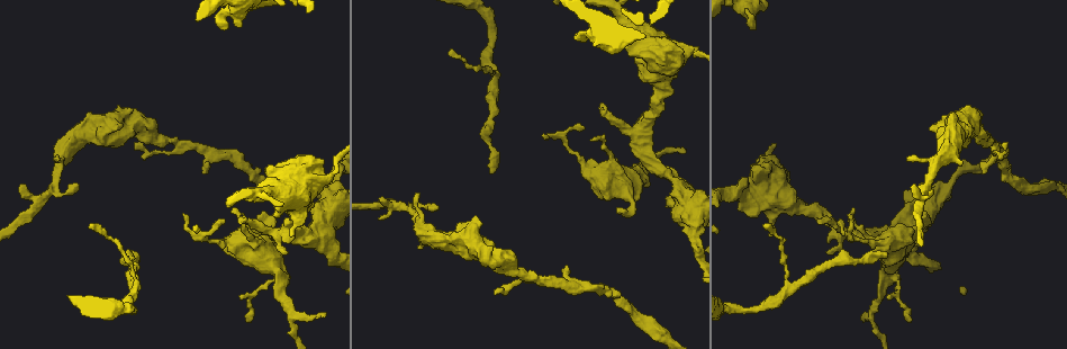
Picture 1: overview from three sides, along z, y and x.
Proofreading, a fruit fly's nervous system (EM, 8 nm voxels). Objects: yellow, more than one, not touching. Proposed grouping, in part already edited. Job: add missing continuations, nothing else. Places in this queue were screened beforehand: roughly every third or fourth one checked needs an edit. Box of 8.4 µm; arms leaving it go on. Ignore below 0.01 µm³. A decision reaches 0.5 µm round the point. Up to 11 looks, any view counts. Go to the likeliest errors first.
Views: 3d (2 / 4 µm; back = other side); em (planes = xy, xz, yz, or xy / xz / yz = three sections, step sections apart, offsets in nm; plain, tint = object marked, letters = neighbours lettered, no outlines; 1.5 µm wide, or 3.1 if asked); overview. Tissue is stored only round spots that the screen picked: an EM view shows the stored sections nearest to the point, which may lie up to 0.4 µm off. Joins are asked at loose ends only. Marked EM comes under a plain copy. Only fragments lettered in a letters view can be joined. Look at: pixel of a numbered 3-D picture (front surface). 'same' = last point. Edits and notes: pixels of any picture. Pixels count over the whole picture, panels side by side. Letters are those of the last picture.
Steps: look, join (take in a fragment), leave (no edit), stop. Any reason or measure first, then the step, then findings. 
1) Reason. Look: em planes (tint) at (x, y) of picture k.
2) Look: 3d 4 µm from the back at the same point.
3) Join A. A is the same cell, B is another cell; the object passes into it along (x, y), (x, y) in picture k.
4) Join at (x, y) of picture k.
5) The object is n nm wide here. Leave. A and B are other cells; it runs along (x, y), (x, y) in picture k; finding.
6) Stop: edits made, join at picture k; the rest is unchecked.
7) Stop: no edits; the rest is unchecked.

Tapers out. Look: 3d 2 µm at (885, 257) of picture 1.

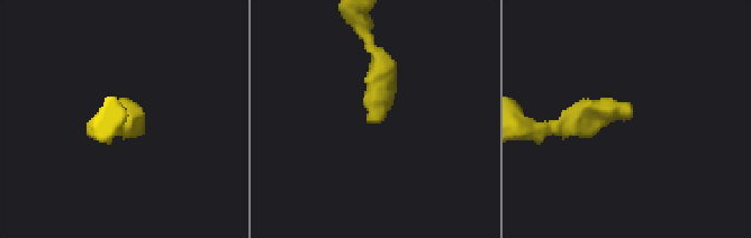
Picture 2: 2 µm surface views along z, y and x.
Need the tissue. Look: em yz step 8 (tint) at (375, 121) of picture 2.

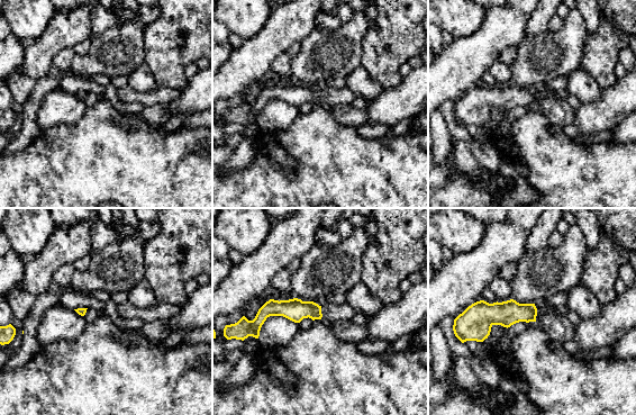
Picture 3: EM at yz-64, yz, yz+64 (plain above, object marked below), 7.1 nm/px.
Another direction. Look: em planes (letters) at the same point.

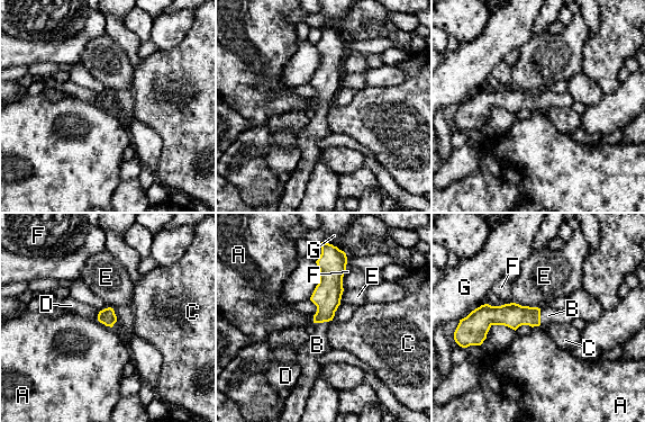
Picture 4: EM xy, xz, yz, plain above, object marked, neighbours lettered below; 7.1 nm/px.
The object is 120 nm wide here. Join B. B is the same cell, A, C, D, E, F and G are other cells; it goes on there.

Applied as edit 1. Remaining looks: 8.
Look: overview.

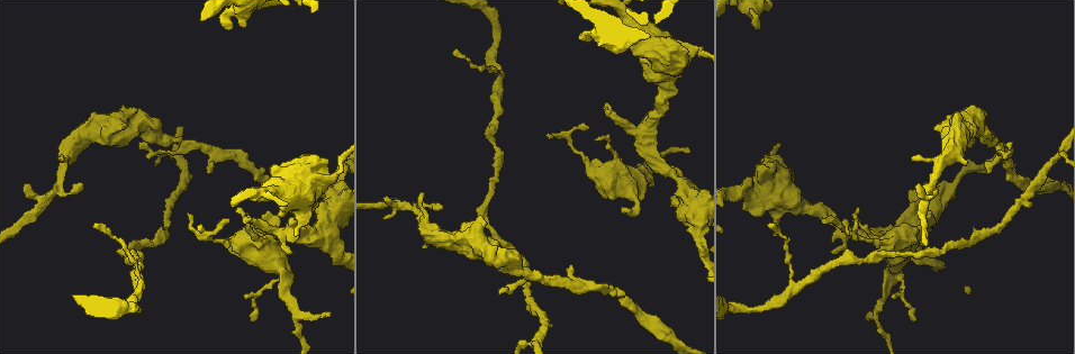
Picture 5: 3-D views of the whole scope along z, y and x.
Branch stops here. Look: em xz step 8 (letters) at (605, 102) of picture 5.

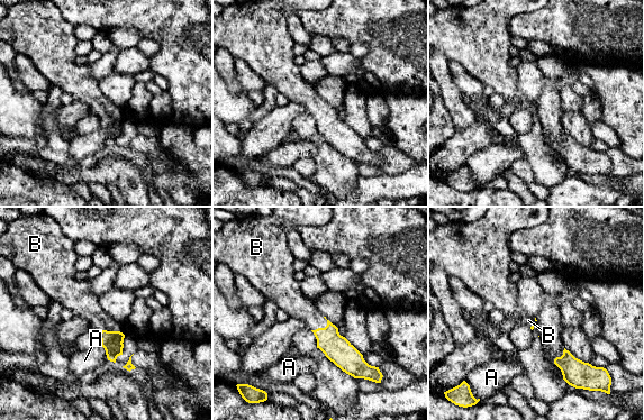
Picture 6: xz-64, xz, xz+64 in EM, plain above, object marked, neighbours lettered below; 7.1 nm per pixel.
Cut it another way. Look: em planes (letters) at the same point.

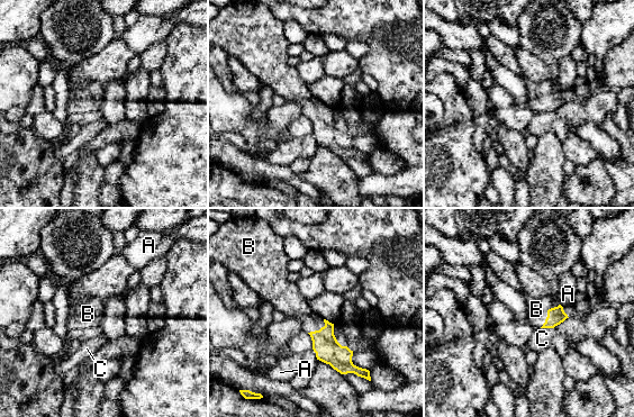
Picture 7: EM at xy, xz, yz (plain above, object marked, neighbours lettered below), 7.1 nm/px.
The object is 100 nm wide here. Join B. B is the same cell, A and C are other cells; the object passes into it along (555, 316), (548, 314), (536, 309) in picture 7; the cell continues.

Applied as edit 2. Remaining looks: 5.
Free end. Look: 3d 2 µm at (756, 29) of picture 5.

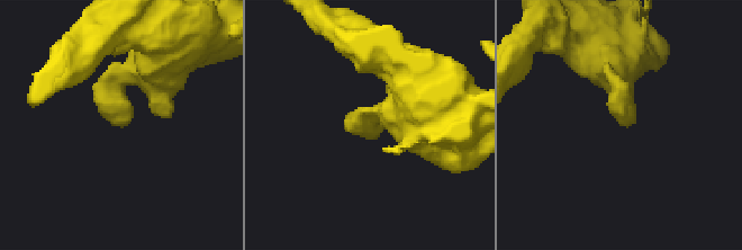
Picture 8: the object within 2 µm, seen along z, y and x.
Look: em xy step 8 (tint) at (368, 127) of picture 8.

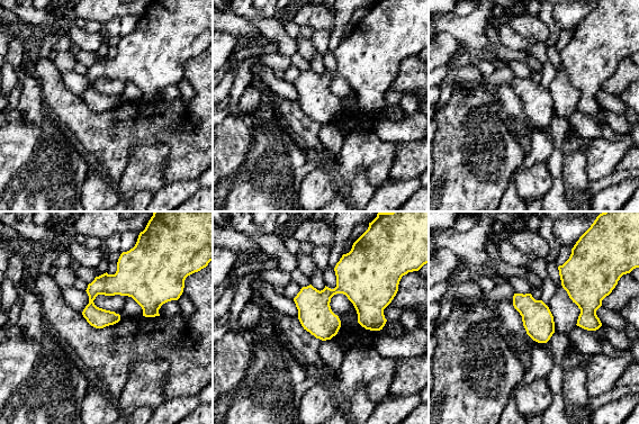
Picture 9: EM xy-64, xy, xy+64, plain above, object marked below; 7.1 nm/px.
Look: em planes (letters) at the same point.

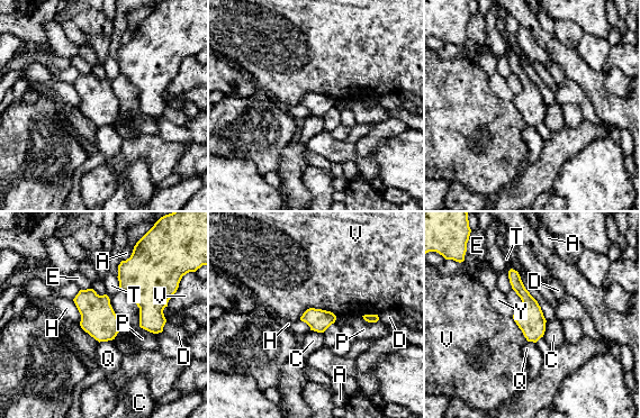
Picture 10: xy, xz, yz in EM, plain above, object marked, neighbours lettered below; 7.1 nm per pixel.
Leave. A, C, D, E, H, P, Q, T, V and Y are other cells; a border runs along (547, 320), (542, 336) in picture 10; none of them fits.

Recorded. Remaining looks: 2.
An open end. Look: 3d 2 µm at (688, 153) of picture 5.

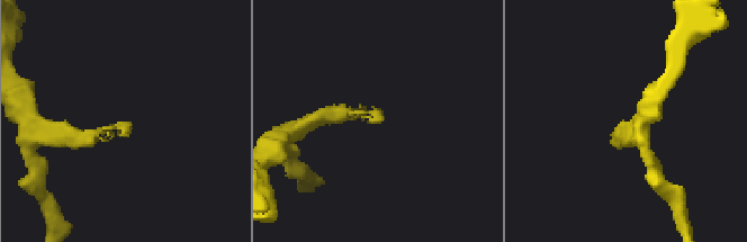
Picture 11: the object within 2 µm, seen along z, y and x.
Look: em planes (letters) at (378, 117) of picture 11.

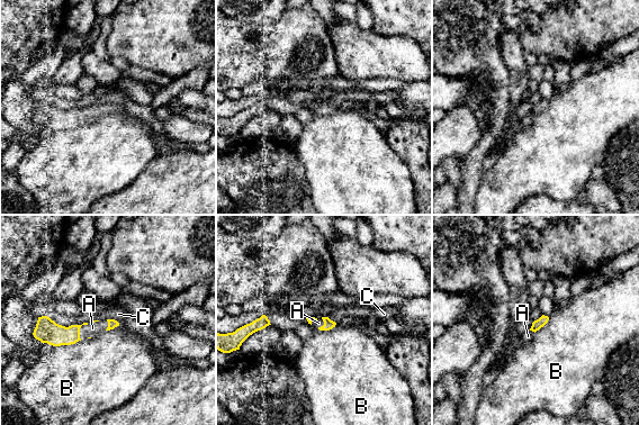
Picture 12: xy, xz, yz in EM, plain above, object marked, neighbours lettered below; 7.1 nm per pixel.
Join A. A is the same cell, B and C are other cells; the object passes into it along (46, 331), (79, 329), (92, 328) in picture 12; it goes on there.

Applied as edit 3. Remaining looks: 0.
Stop: edits made, join at picture 4, join at picture 7, join at picture 12; the rest is unchecked.

